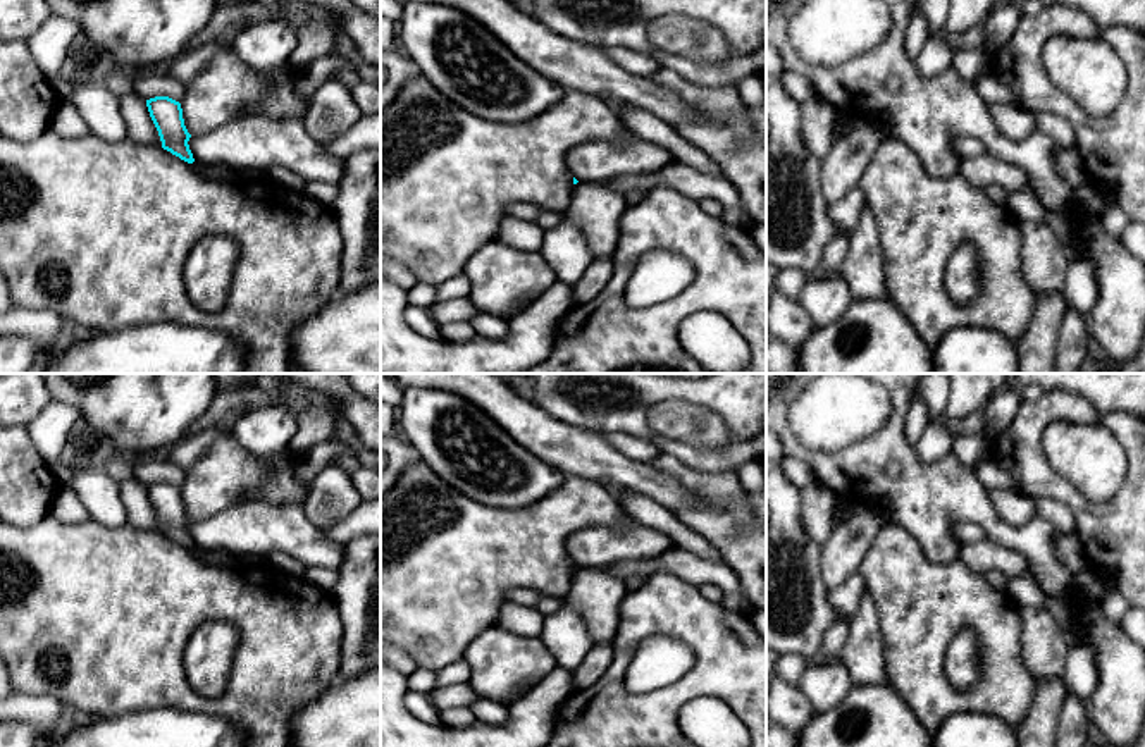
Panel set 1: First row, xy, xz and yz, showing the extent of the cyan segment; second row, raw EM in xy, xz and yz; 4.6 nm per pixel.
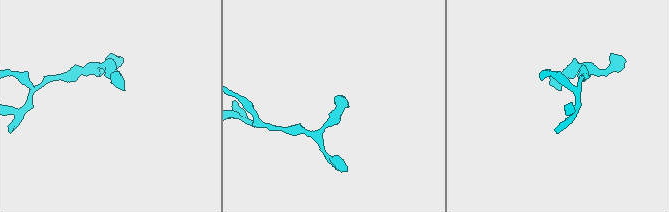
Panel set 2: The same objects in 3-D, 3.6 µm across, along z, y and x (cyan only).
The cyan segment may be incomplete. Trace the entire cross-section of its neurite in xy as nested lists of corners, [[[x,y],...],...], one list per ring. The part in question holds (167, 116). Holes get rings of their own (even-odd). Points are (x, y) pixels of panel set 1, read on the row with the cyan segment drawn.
[[[155,96],[146,100],[146,107],[158,131],[162,148],[193,164],[195,158],[188,145],[191,134],[184,126],[181,103],[169,96]]]

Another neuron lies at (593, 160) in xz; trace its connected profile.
[[[627,129],[627,136],[620,141],[592,139],[575,145],[565,160],[577,181],[603,181],[656,172],[672,164],[673,155]]]

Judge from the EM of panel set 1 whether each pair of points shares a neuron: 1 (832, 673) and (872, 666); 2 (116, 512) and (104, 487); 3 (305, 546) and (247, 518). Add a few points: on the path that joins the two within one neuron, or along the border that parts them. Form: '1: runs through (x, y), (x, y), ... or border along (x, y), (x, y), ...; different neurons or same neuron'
1: border along (839, 658), (853, 684); different neurons
2: runs through (111, 506), (104, 500), (104, 493); same neuron
3: runs through (291, 532), (284, 527), (260, 527); same neuron

